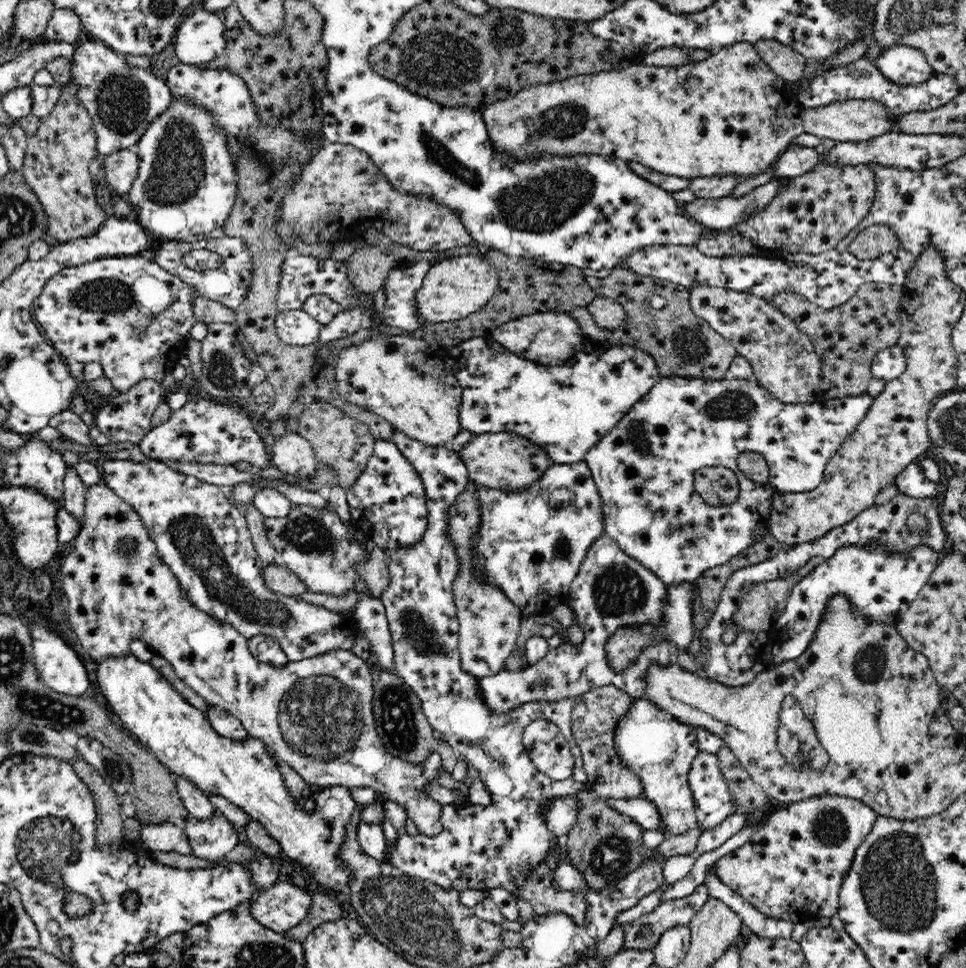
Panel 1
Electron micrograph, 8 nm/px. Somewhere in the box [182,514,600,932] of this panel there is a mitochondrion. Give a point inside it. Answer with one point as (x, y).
(320, 719)

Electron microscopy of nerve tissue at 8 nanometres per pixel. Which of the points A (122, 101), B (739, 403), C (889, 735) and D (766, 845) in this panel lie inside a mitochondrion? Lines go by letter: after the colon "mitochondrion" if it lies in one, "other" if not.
A: mitochondrion
B: mitochondrion
C: other
D: other

